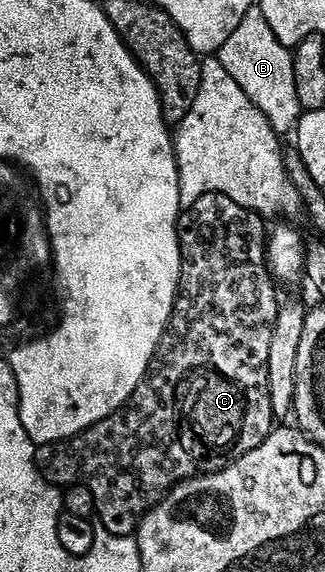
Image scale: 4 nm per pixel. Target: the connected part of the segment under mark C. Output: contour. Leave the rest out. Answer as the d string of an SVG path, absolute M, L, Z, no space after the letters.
M209 191L196 197L196 201L192 201L192 205L181 212L178 221L176 242L180 245L180 253L182 254L178 295L174 299L174 308L170 319L166 322L166 331L158 343L158 348L154 351L154 358L150 361L146 378L141 379L138 388L127 397L125 403L121 407L117 407L108 417L96 421L69 442L59 441L37 448L38 470L45 478L55 484L65 484L71 478L71 476L69 477L70 463L74 466L74 471L78 474L75 476L85 483L88 489L92 489L97 518L102 518L99 519L101 526L106 527L110 535L133 536L138 529L139 516L149 511L155 502L161 499L175 483L179 483L182 479L191 479L194 475L205 475L206 472L216 471L219 467L227 467L244 453L248 453L248 449L256 449L256 445L260 445L260 441L264 441L264 437L272 429L276 416L270 408L270 398L268 397L268 344L272 342L272 325L276 321L280 298L278 298L277 289L274 288L276 280L268 266L268 230L266 231L266 227L262 223L265 223L263 216L244 209L244 205L236 205L236 201L232 201L232 197L228 197L224 193Z

